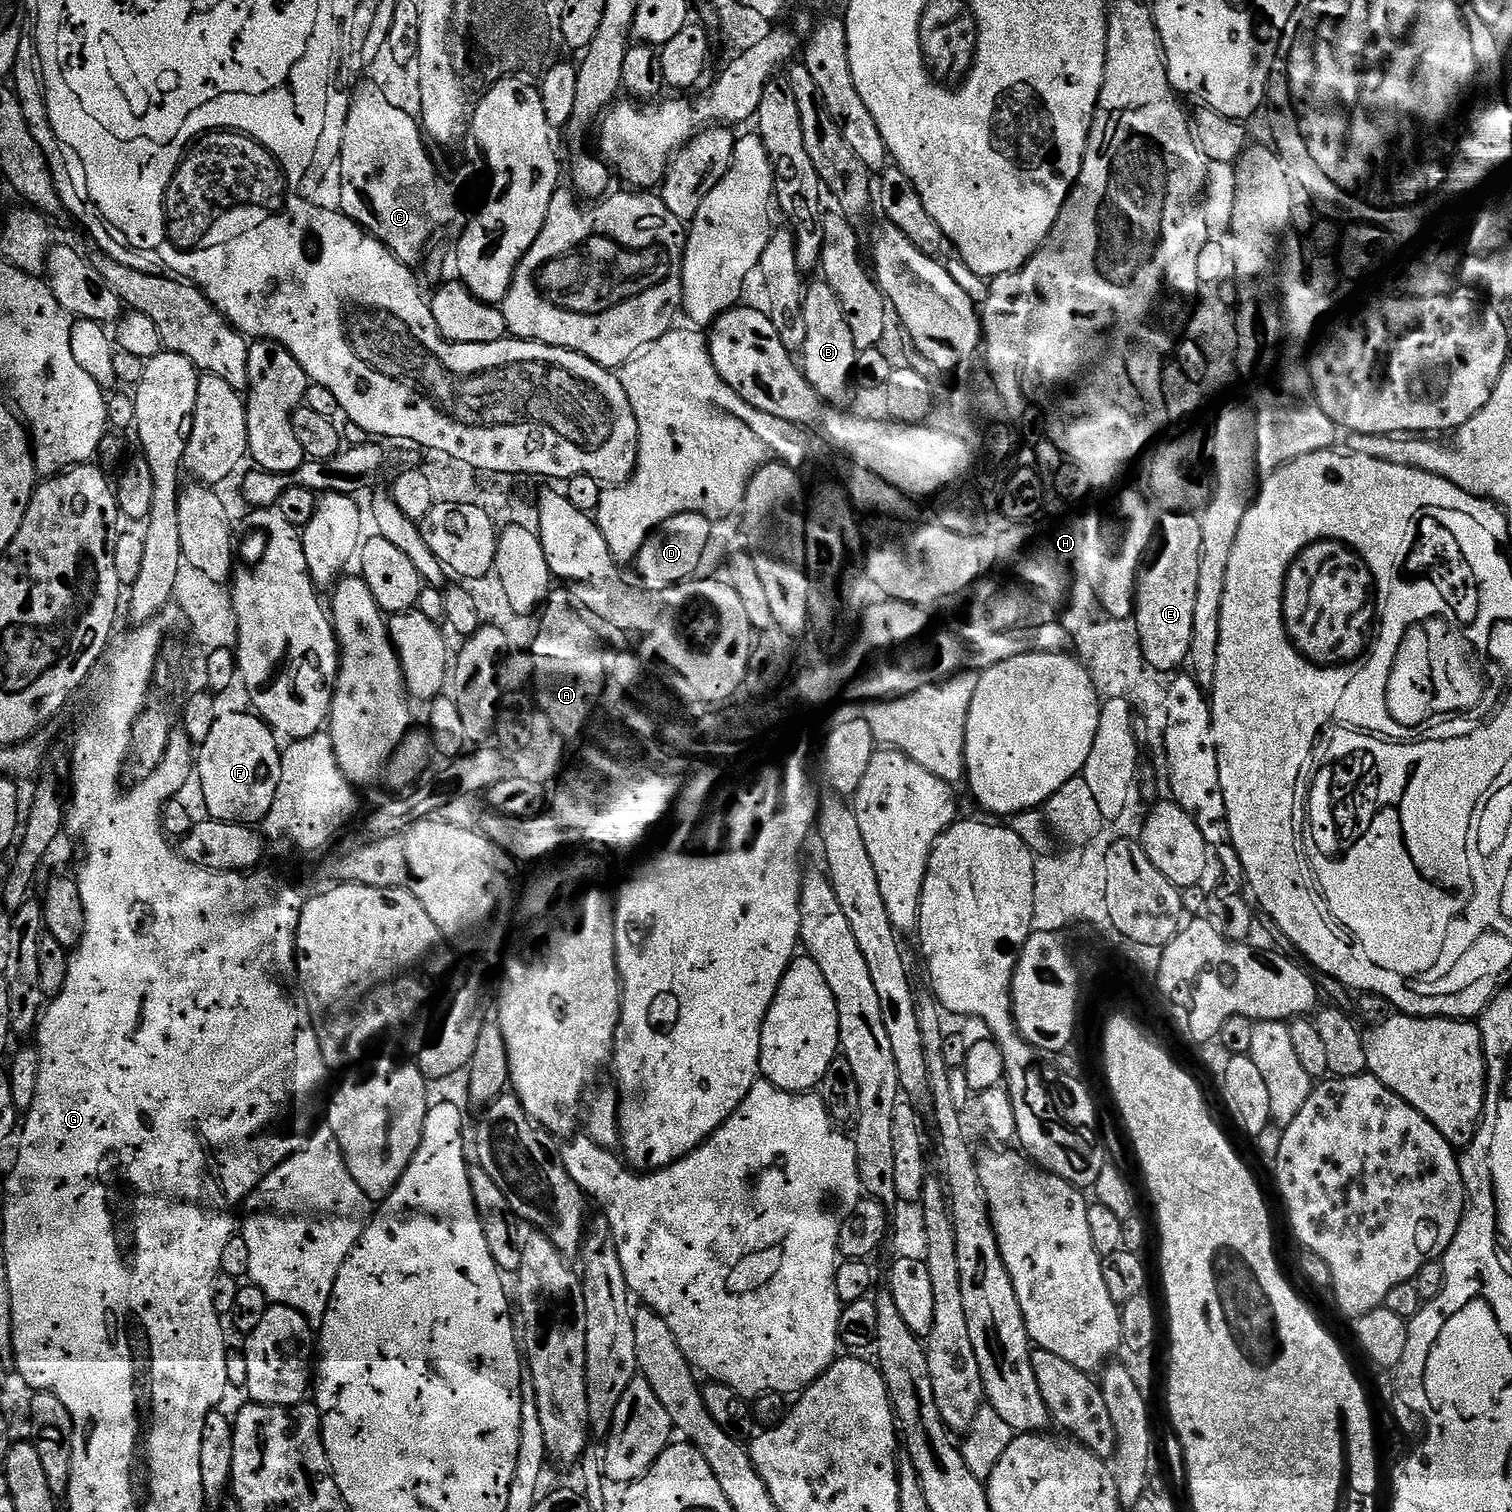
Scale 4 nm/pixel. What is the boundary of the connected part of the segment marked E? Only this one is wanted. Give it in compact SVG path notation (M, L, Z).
M1188 512L1165 515L1158 532L1160 553L1153 564L1151 561L1147 565L1146 571L1138 581L1134 621L1140 631L1141 646L1148 668L1156 672L1172 672L1183 660L1185 663L1189 659L1194 638L1199 570L1203 560L1200 516L1191 516Z

